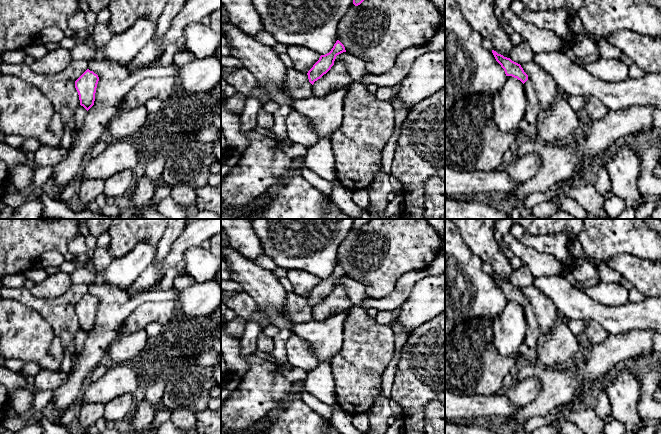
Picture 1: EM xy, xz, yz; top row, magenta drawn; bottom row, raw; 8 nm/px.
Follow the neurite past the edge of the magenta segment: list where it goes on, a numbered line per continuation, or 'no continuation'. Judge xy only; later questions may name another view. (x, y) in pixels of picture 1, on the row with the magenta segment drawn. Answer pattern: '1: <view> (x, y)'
no continuation

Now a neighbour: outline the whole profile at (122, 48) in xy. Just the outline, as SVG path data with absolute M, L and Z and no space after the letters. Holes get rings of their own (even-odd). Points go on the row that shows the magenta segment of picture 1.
M139 18L124 32L113 34L105 46L105 59L126 67L153 38L157 23L149 18Z

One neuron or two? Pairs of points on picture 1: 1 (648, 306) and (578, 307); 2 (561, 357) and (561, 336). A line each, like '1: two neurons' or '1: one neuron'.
1: one neuron
2: one neuron

